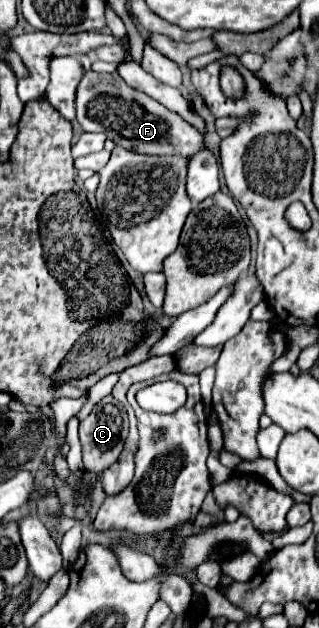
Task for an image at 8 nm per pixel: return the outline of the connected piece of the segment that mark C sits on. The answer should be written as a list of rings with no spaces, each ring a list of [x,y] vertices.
[[[111,395],[103,397],[95,405],[91,415],[85,421],[79,423],[79,441],[81,441],[81,447],[83,447],[85,471],[101,475],[107,467],[111,467],[119,459],[119,455],[123,451],[127,431],[129,431],[129,419],[127,419],[125,407],[117,399],[113,399]]]

